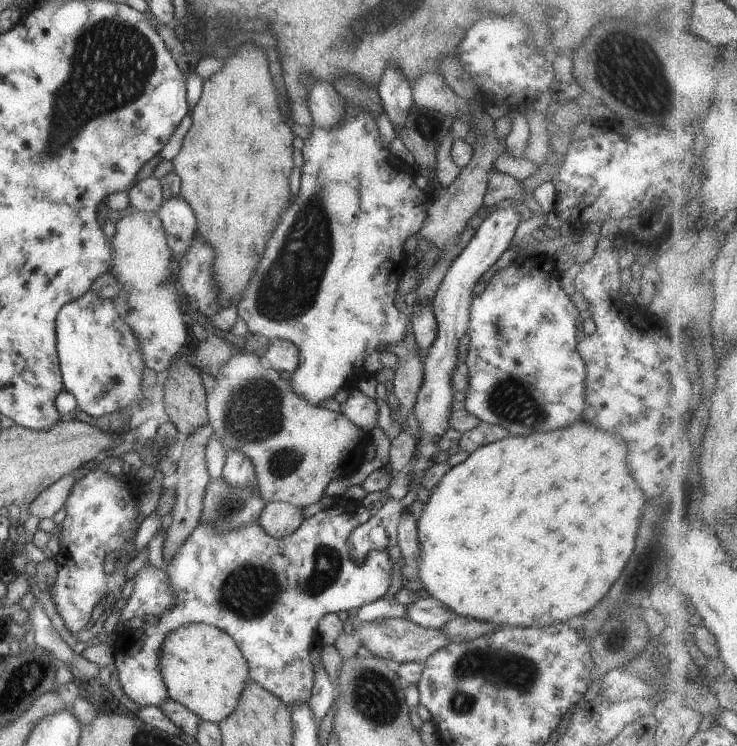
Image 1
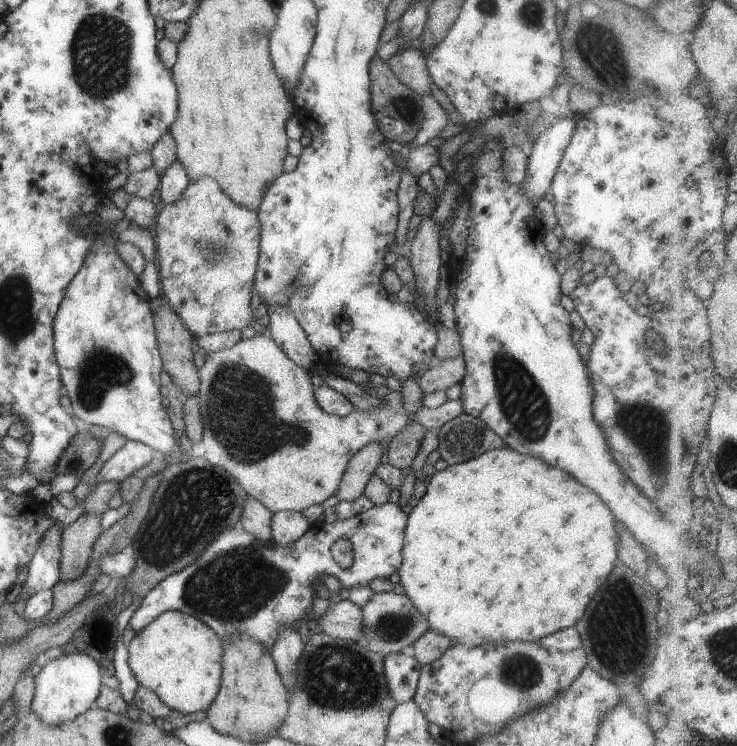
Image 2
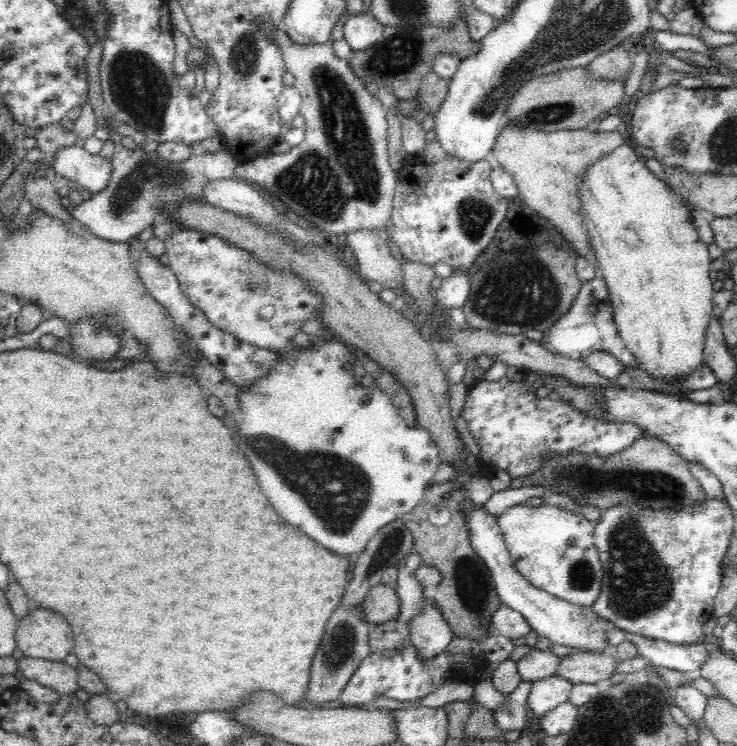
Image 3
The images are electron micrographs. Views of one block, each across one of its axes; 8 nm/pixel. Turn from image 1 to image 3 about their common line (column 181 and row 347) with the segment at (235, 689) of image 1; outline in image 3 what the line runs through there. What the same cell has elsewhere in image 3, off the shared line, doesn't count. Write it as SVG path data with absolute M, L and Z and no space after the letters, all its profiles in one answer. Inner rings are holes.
M628 141L622 143L621 147L613 154L607 155L604 159L600 159L596 164L590 166L590 170L586 172L586 180L582 184L582 190L580 190L580 203L582 203L584 226L586 227L586 231L588 231L590 245L594 249L594 256L596 256L596 259L602 265L604 280L606 281L606 285L608 285L614 322L616 323L622 342L624 342L624 346L630 351L630 355L634 357L635 368L642 370L644 374L648 374L652 380L664 384L678 385L686 381L687 377L703 368L705 364L706 332L708 332L708 326L710 326L713 311L712 298L714 296L714 291L712 291L711 287L714 276L710 267L712 259L706 245L700 240L696 229L694 229L688 215L686 215L687 209L691 208L664 181L660 181L660 179L657 179L648 171L645 160L637 154Z

